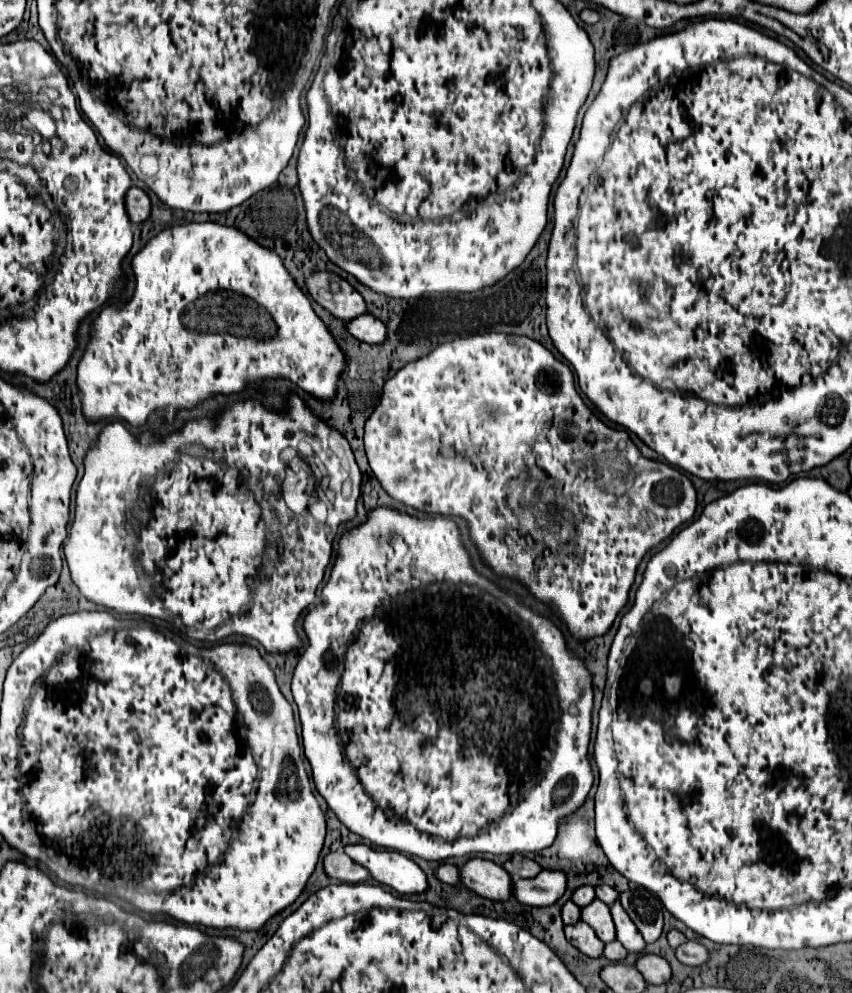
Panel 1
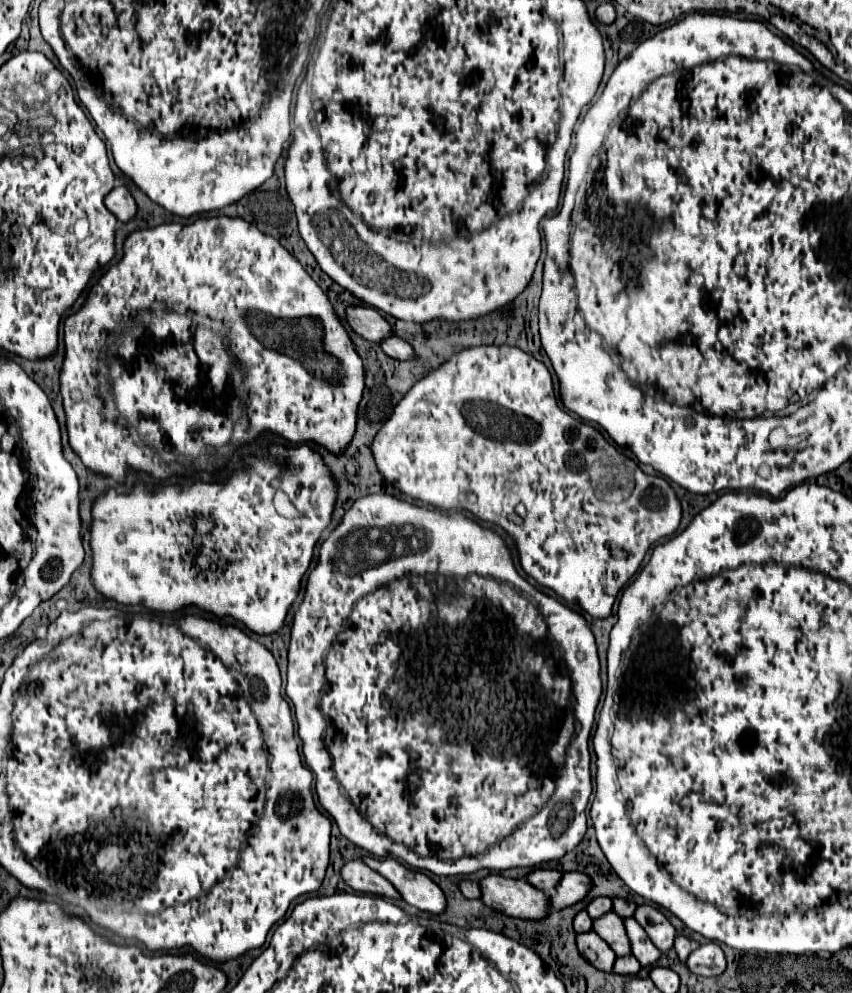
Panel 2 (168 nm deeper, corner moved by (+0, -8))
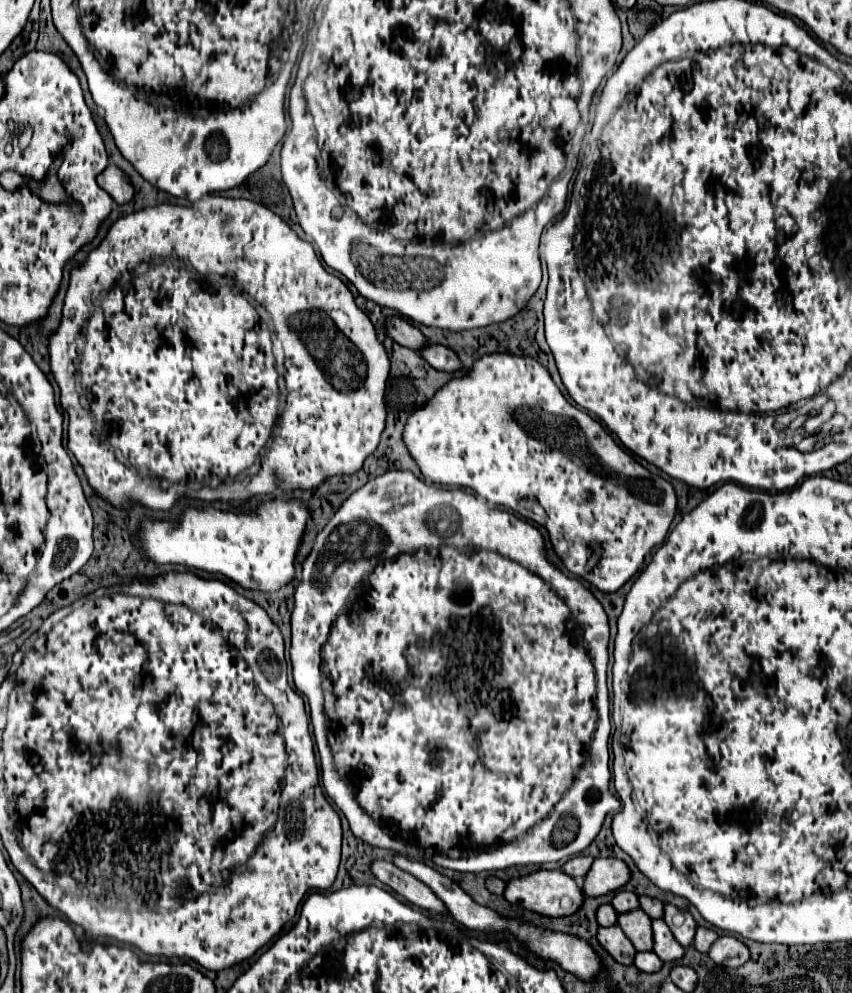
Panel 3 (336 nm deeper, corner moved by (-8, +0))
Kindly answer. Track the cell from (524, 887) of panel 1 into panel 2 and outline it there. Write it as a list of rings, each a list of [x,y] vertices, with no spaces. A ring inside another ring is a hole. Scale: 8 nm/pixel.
[[[580,871],[564,873],[562,881],[556,887],[556,893],[550,897],[552,907],[564,909],[564,907],[570,907],[570,905],[582,901],[588,895],[590,887],[592,887],[592,879],[586,873],[580,873]]]

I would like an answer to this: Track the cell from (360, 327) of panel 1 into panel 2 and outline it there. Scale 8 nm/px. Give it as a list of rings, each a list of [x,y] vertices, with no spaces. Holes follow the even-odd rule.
[[[392,337],[392,339],[386,339],[384,343],[380,343],[380,347],[386,351],[386,355],[390,355],[392,359],[400,359],[400,361],[410,361],[410,359],[416,359],[416,351],[412,349],[410,343],[406,343],[404,339],[400,337]]]

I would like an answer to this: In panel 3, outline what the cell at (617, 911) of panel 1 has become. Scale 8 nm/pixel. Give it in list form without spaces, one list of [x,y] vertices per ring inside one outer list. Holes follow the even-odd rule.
[[[652,919],[652,933],[654,933],[654,953],[662,961],[676,961],[684,955],[684,947],[672,937],[668,925],[662,919]]]

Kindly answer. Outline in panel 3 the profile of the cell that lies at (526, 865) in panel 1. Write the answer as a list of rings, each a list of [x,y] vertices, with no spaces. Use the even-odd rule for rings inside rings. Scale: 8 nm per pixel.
[[[574,857],[574,859],[570,859],[570,861],[566,861],[566,863],[562,865],[562,871],[564,871],[566,875],[572,875],[572,877],[576,879],[576,883],[582,883],[582,879],[584,879],[584,875],[588,873],[592,861],[594,861],[592,857]]]

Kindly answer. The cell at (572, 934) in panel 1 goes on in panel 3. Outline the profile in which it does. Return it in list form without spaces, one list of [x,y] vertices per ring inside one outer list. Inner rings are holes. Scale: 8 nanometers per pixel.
[[[600,927],[598,929],[598,943],[622,965],[632,965],[632,959],[636,955],[636,949],[626,939],[622,929],[616,927]]]

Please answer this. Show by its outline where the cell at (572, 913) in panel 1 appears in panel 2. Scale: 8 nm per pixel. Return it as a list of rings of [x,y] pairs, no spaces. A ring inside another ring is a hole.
[[[580,911],[580,913],[576,915],[576,919],[574,919],[574,929],[576,929],[576,933],[588,933],[588,931],[592,931],[592,919],[590,919],[588,911]]]

